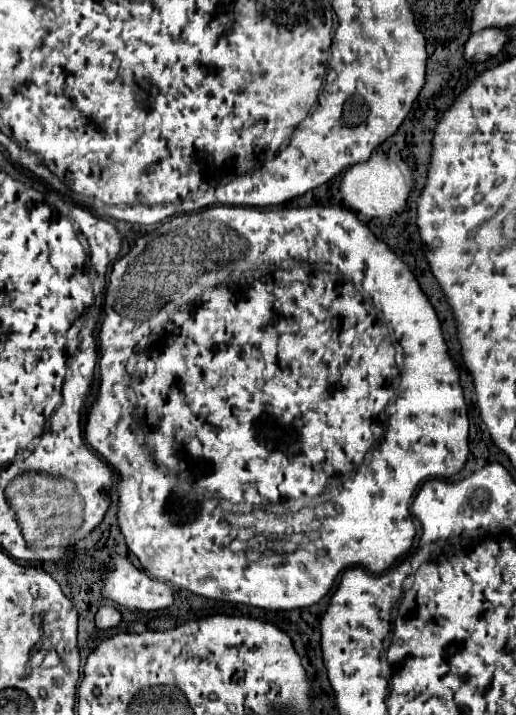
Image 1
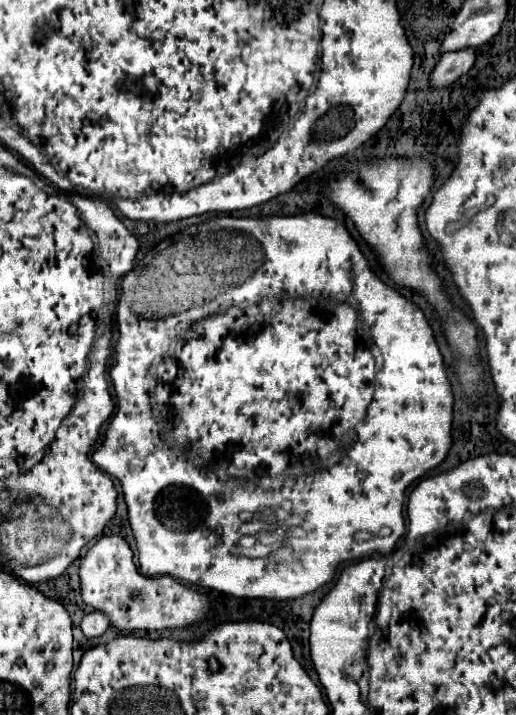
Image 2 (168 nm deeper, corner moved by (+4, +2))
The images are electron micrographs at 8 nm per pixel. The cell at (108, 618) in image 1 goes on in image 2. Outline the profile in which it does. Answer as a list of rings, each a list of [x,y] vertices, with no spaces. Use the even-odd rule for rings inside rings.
[[[92,611],[92,613],[88,613],[88,615],[84,615],[84,619],[82,619],[82,623],[80,623],[80,629],[82,629],[82,633],[88,637],[88,639],[92,639],[92,637],[100,637],[106,629],[108,629],[108,619],[106,619],[106,615],[104,613],[100,613],[100,611]]]

